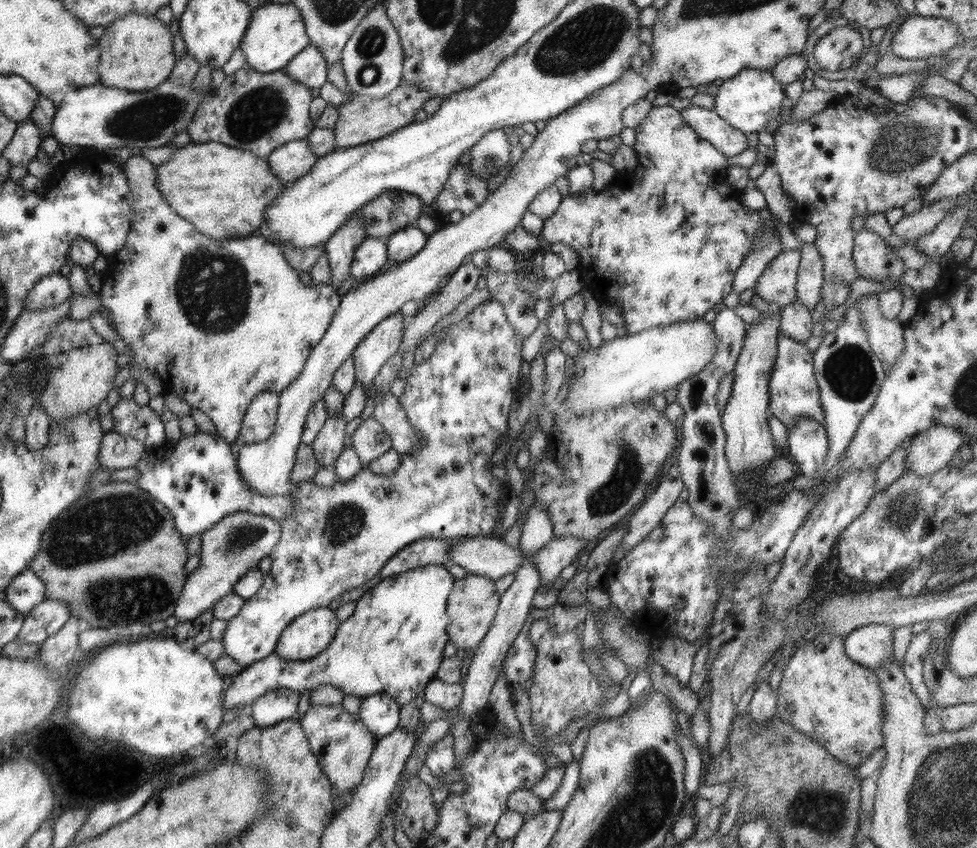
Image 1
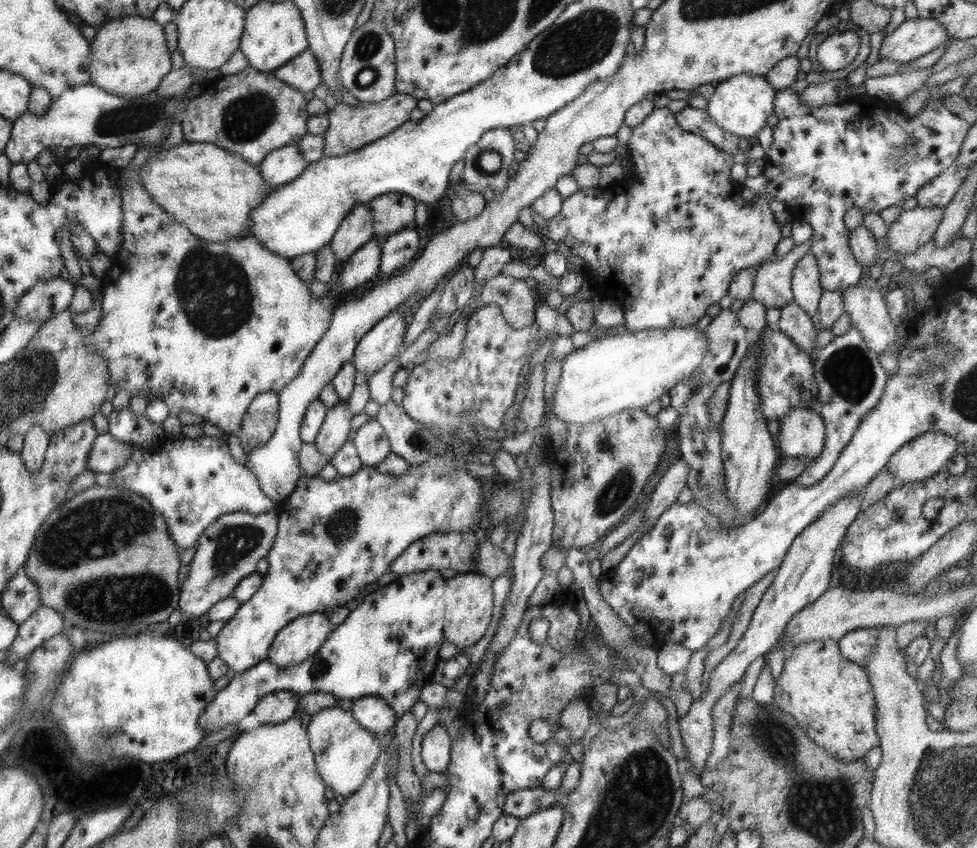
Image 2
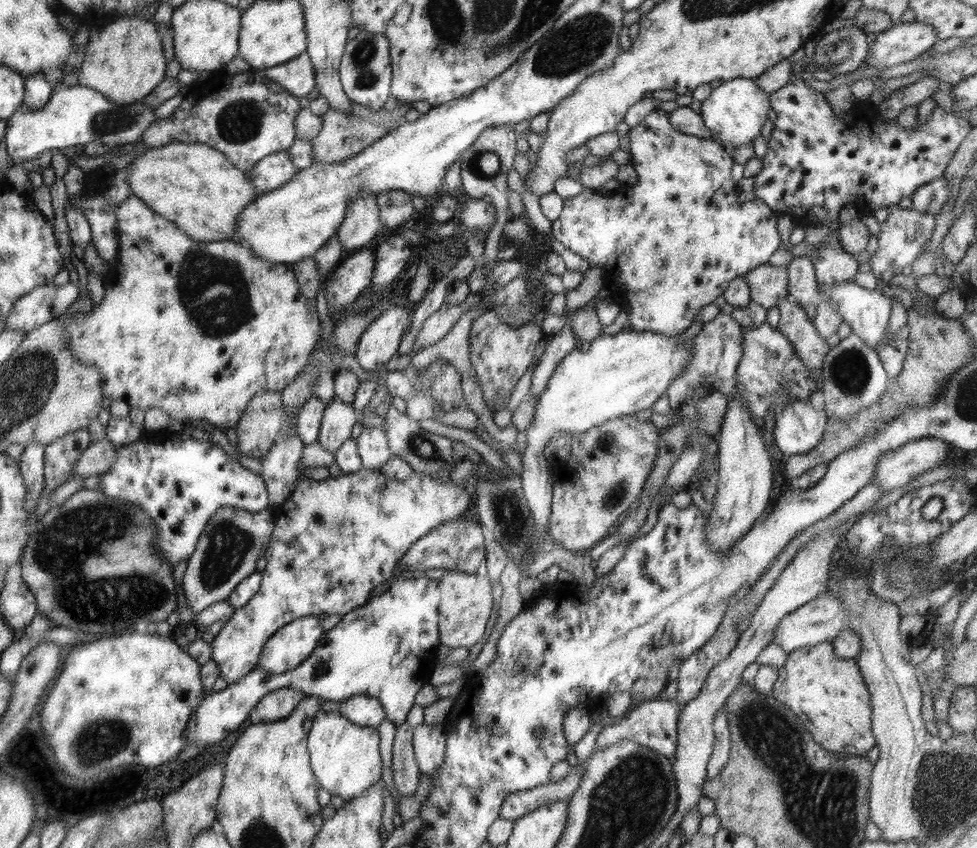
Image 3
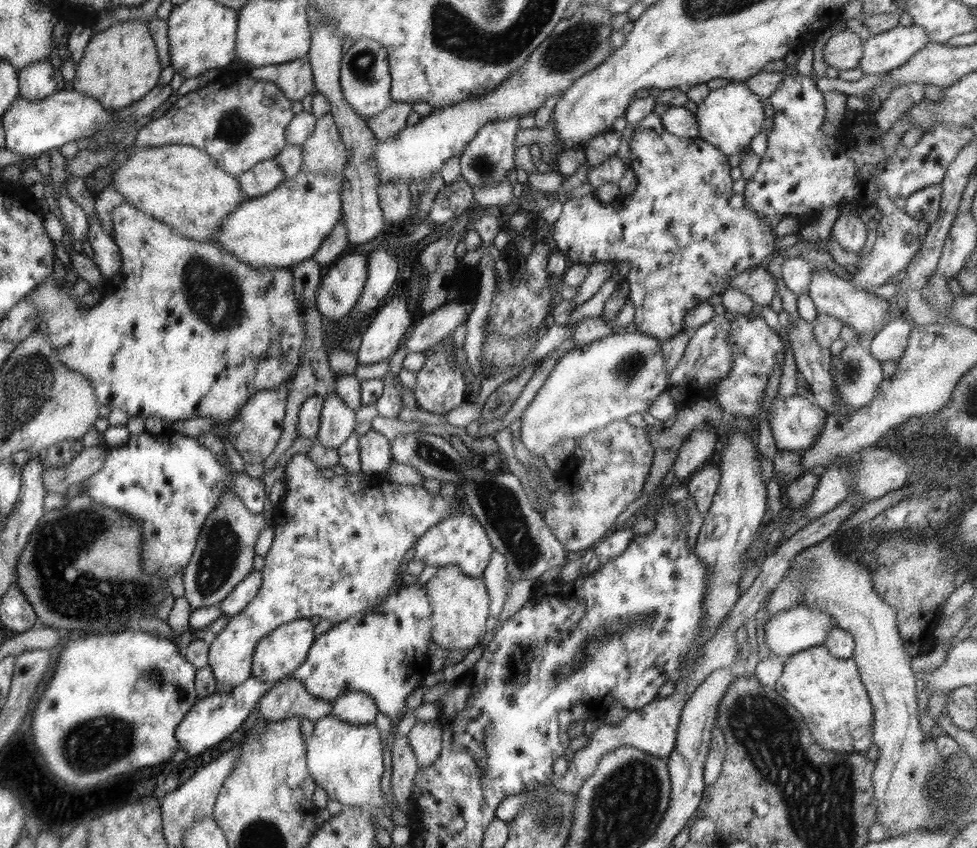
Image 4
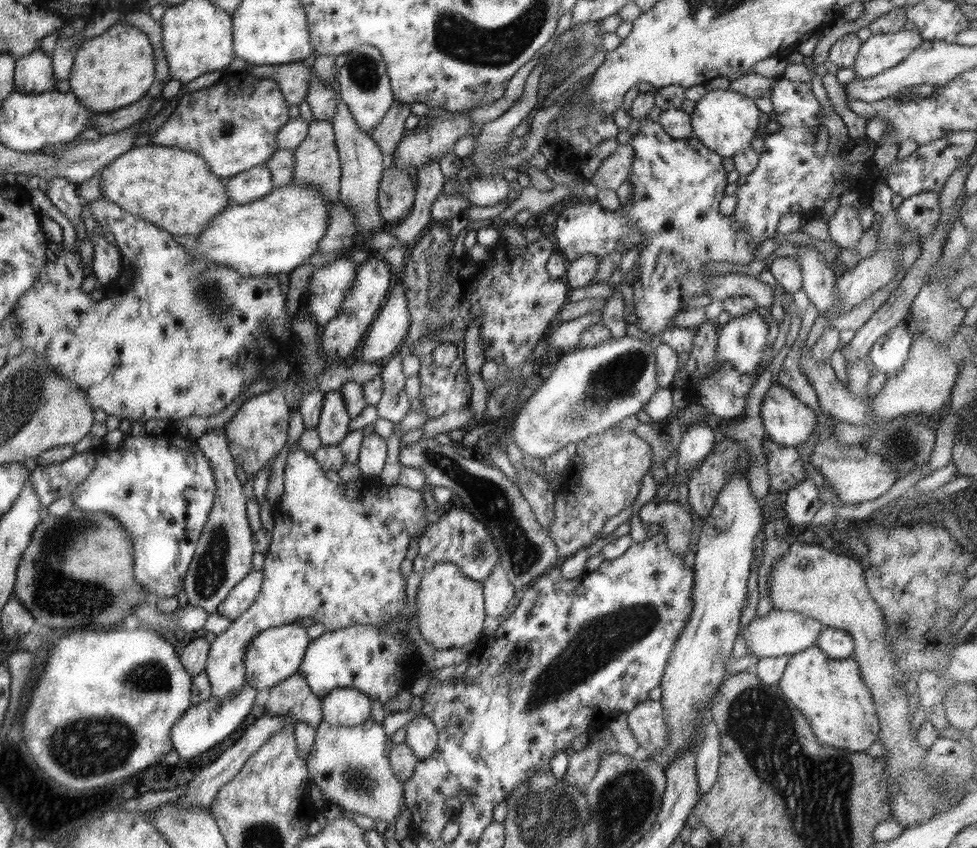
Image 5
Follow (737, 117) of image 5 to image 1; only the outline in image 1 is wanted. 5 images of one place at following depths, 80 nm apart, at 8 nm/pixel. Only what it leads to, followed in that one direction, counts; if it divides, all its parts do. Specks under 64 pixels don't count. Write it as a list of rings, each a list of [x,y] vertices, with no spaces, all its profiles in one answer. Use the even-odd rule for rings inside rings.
[[[744,70],[737,76],[725,80],[719,87],[714,98],[716,104],[713,112],[745,135],[751,132],[758,133],[765,130],[770,120],[781,120],[779,113],[786,96],[784,85],[780,85],[780,82],[772,77],[772,71]]]

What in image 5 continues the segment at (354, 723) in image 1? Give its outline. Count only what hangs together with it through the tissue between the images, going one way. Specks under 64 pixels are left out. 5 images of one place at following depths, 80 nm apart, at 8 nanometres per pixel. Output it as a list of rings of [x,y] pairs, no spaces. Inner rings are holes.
[[[372,718],[352,727],[332,726],[322,720],[305,762],[312,783],[320,788],[326,803],[370,816],[372,820],[384,820],[387,824],[396,822],[405,803],[404,789],[391,767],[386,744],[388,738],[384,727]]]

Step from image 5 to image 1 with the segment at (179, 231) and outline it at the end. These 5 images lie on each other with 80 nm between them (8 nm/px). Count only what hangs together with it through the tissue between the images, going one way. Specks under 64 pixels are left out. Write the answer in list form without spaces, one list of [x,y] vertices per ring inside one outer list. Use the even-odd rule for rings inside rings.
[[[191,142],[175,149],[168,162],[157,166],[155,182],[178,216],[189,220],[204,236],[216,240],[257,234],[265,219],[265,208],[287,186],[270,173],[268,158],[260,159],[254,152],[217,142]]]

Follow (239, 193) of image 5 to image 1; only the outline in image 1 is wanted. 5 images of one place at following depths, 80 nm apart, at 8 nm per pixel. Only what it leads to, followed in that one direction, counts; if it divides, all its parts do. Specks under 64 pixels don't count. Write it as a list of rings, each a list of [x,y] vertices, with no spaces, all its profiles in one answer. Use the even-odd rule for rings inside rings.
[[[305,139],[293,140],[275,148],[268,157],[270,173],[286,184],[293,183],[297,178],[312,170],[318,157],[310,150]]]

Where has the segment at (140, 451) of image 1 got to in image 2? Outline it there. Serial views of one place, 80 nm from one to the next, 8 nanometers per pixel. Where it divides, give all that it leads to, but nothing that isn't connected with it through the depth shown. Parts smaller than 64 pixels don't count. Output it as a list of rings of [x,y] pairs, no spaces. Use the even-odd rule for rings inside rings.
[[[110,433],[98,435],[90,452],[88,469],[113,473],[123,467],[134,447],[131,443],[118,442]]]

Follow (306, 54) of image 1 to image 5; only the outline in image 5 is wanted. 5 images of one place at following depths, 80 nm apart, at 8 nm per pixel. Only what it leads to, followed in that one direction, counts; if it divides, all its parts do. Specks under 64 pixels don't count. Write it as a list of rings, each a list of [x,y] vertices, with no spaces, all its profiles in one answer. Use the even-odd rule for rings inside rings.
[[[304,62],[286,65],[252,65],[248,71],[256,76],[273,78],[289,106],[299,106],[308,94],[312,68],[305,66]]]

